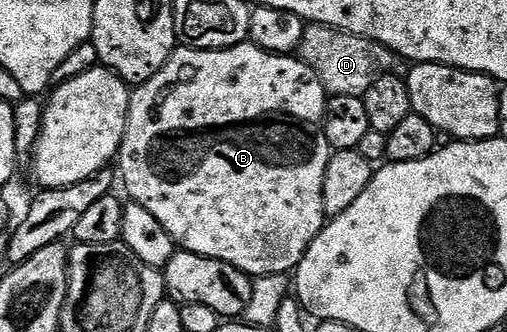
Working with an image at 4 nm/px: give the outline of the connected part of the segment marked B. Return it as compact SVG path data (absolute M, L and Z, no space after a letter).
M250 41L242 42L240 46L230 46L224 50L176 49L171 58L152 78L147 82L134 87L131 103L129 104L129 112L127 113L127 131L125 132L123 143L121 144L121 148L117 155L117 174L121 179L121 186L124 186L124 188L127 189L127 194L131 197L128 199L130 199L134 205L145 208L145 212L152 214L157 220L157 224L161 224L161 228L165 228L165 232L169 232L169 236L174 240L176 247L178 247L179 250L188 250L197 256L221 260L225 264L237 268L252 279L260 278L261 276L269 276L270 274L290 275L293 268L298 266L299 261L305 256L309 244L313 244L313 240L321 233L325 225L325 215L323 212L323 185L325 184L325 168L329 164L329 160L333 153L329 140L325 136L325 128L323 127L323 117L327 111L328 97L327 89L321 84L319 77L317 77L317 75L315 75L298 57L288 56L286 54L271 54L268 50L262 50L259 46L252 46Z

